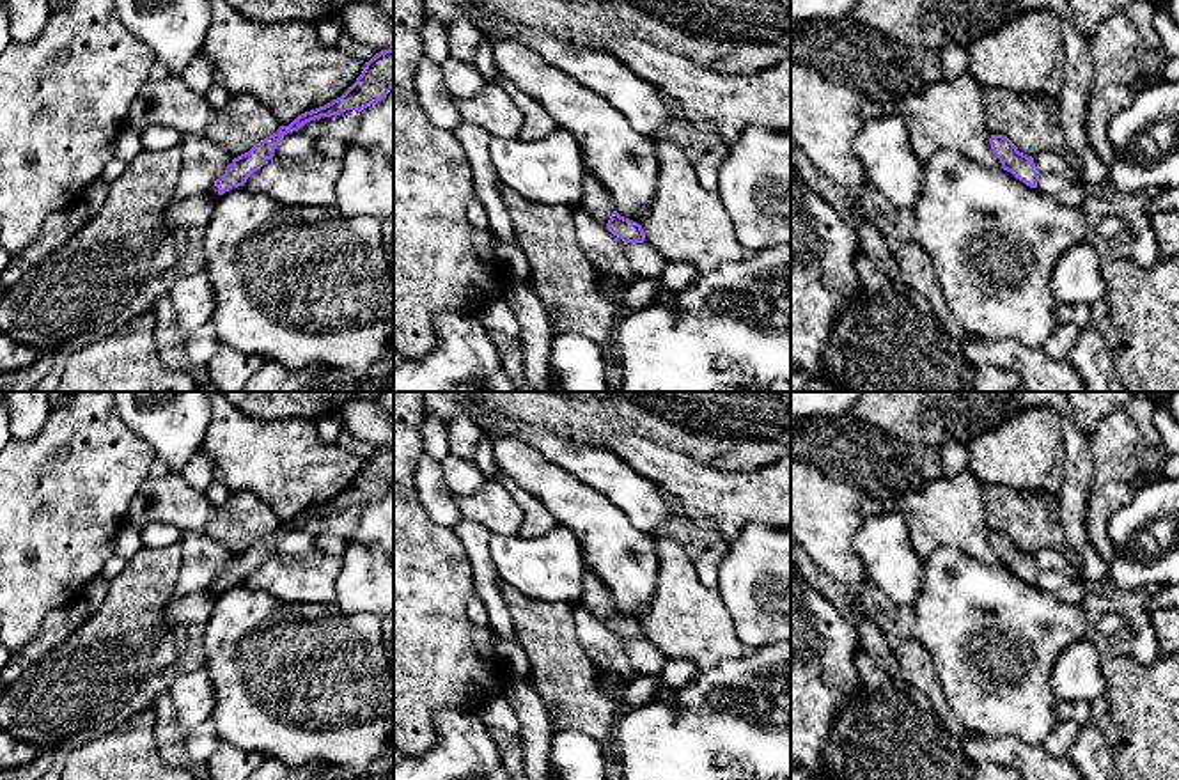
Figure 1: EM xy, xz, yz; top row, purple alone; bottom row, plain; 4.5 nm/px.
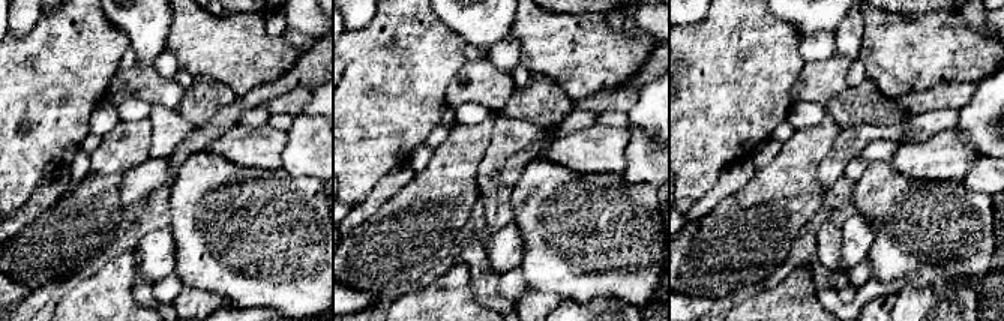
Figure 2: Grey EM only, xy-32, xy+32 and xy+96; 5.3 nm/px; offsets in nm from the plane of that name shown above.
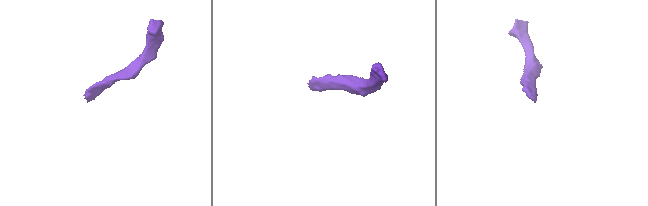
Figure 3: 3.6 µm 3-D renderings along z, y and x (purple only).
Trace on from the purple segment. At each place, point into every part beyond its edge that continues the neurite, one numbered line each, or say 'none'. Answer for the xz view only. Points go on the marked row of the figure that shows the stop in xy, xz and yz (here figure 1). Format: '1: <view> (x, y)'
1: xz (596, 199)

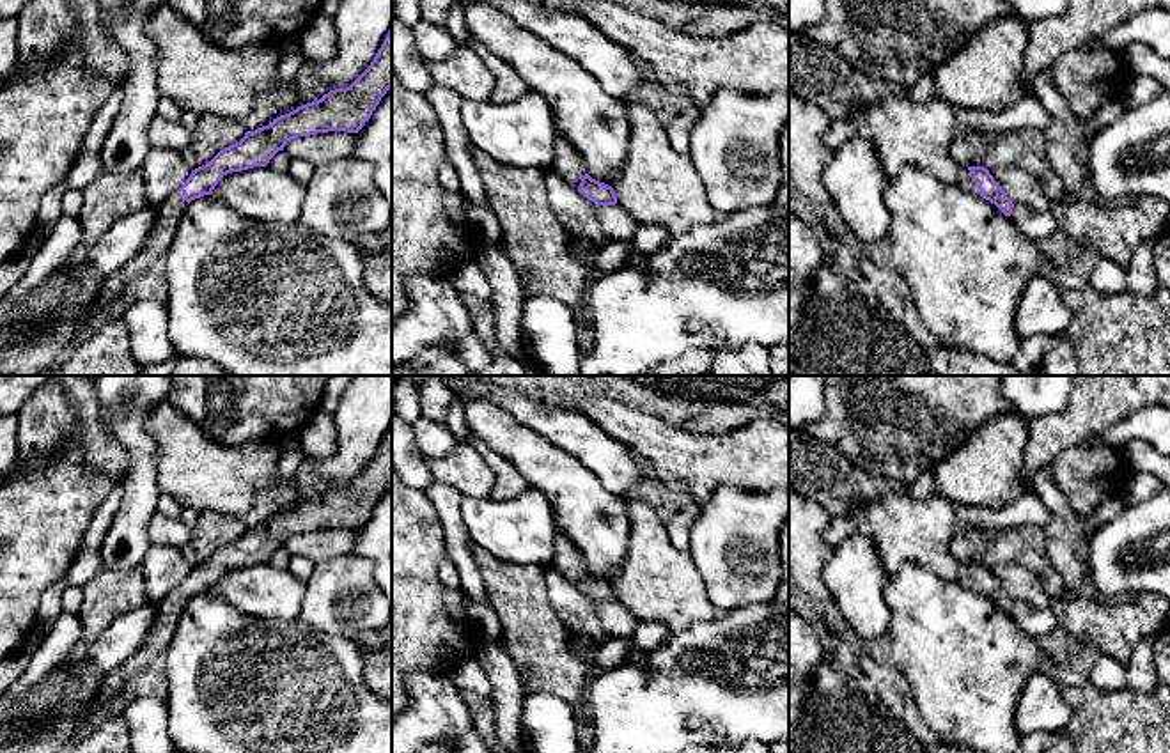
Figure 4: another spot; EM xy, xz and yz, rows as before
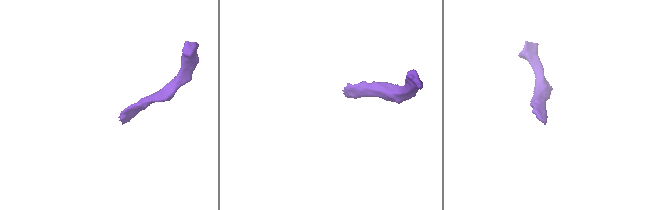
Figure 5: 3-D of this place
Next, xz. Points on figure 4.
1: xz (568, 162)

